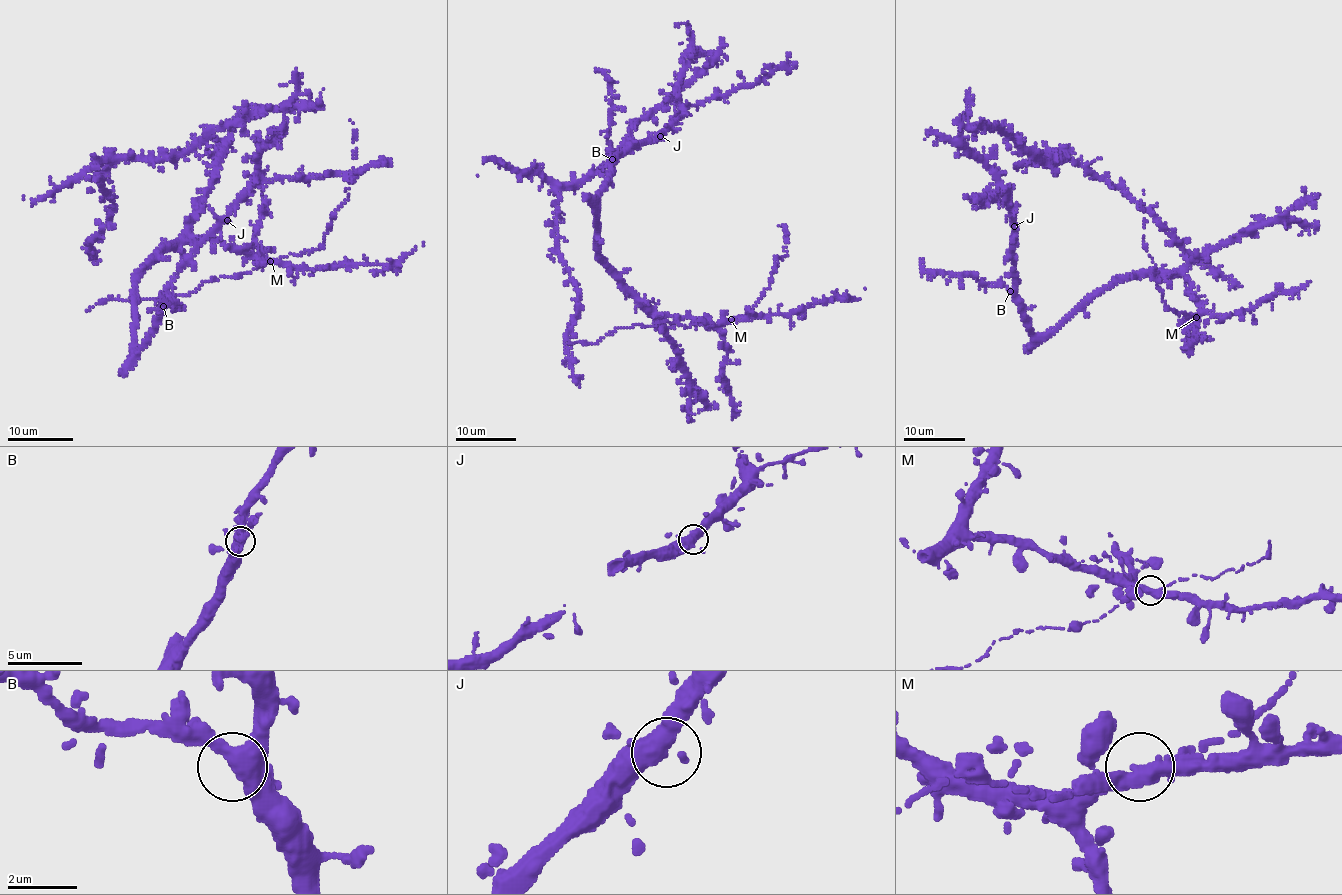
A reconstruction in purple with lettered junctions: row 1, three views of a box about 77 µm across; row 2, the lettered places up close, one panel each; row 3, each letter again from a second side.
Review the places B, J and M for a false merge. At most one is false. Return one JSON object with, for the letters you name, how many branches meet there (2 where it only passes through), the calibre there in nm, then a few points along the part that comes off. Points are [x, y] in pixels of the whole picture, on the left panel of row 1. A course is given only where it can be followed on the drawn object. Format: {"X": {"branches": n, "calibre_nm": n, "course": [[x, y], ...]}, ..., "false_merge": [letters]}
{"false_merge": []}

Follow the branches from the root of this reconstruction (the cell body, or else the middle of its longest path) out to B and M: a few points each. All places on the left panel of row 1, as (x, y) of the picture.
B: (223, 217), (190, 261), (178, 271), (165, 294), (163, 306)
M: (223, 217), (178, 271), (154, 332), (136, 351), (133, 286), (164, 249), (206, 239), (271, 260)

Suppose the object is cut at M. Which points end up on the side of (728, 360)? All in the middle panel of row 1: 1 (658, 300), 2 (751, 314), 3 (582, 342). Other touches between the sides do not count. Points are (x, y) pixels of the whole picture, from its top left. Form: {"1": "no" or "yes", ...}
{"1": "yes", "2": "yes", "3": "no"}

